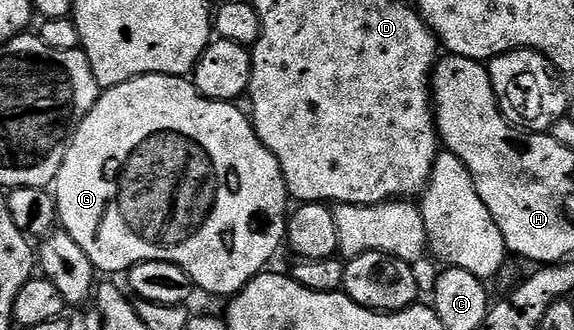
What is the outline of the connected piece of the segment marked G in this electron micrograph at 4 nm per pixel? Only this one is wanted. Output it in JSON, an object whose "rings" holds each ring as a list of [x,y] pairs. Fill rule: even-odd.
{"rings":[[[147,74],[126,84],[109,86],[101,93],[94,108],[81,120],[72,141],[68,143],[64,163],[54,183],[54,197],[59,225],[74,236],[74,240],[78,240],[78,248],[90,256],[97,271],[104,273],[105,270],[108,276],[116,276],[112,274],[123,275],[143,262],[169,262],[186,272],[197,291],[205,290],[208,294],[239,294],[251,278],[267,267],[264,265],[279,252],[280,246],[282,250],[288,233],[290,195],[286,180],[274,152],[270,152],[270,148],[258,140],[252,119],[242,116],[233,103],[215,102],[213,98],[202,96],[187,77],[174,74]]]}

